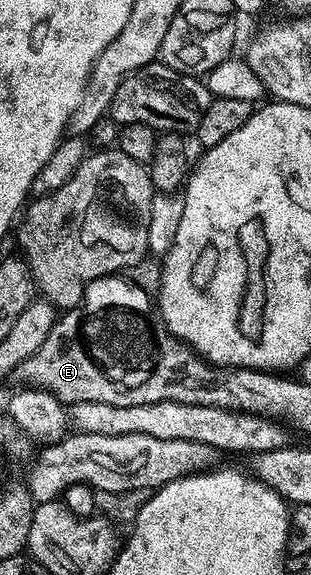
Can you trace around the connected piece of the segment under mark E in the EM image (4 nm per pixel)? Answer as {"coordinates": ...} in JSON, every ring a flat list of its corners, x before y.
{"coordinates":[[81,307,65,309,57,317,51,332,44,340,44,344,20,367,21,374,27,376,29,383,39,386,53,393,55,398,61,400,63,405,69,406,80,402,92,402,93,404,107,404,117,408,128,406,148,406,156,402,172,402,172,394,178,388,178,380,182,382,180,369,184,366,179,356,172,355,166,359,164,368,158,368,153,378,143,380,140,384,117,384,110,377,105,376,100,366,90,353,81,337,84,312]]}

